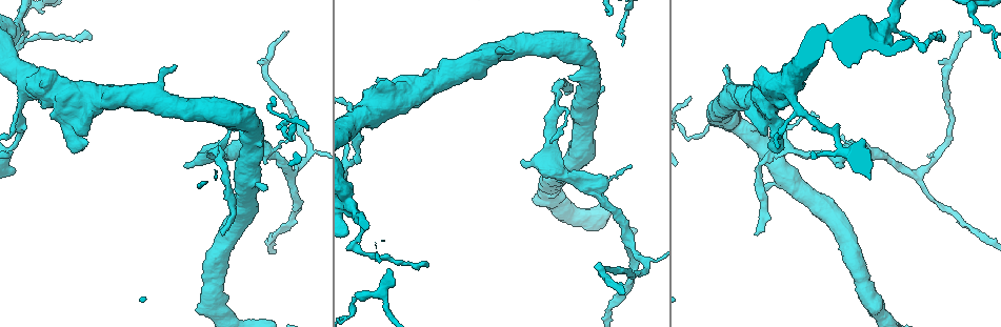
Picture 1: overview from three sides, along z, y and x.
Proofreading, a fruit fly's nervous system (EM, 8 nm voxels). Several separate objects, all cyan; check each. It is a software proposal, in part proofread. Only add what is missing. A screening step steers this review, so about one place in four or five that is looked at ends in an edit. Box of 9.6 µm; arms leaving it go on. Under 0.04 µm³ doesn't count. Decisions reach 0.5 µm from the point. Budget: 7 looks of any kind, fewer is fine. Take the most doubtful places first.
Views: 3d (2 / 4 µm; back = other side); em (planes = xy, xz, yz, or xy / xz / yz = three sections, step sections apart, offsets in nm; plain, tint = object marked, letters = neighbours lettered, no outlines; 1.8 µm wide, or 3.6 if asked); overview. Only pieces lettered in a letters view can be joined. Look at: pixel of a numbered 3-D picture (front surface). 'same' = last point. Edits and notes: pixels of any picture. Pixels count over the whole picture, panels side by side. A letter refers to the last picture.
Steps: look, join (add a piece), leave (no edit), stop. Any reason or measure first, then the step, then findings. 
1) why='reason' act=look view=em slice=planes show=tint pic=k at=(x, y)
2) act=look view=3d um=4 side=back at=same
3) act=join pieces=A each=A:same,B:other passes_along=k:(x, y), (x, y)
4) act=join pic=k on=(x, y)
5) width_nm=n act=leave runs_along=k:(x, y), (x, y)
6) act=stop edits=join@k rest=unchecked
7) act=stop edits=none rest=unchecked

act=look view=3d um=4 pic=1 at=(757, 236)

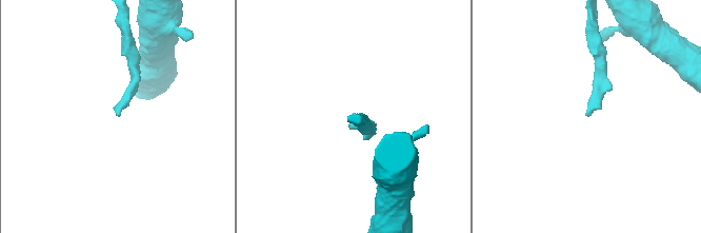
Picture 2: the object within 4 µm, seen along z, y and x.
act=look view=em slice=planes show=letters pic=2 at=(117, 113)

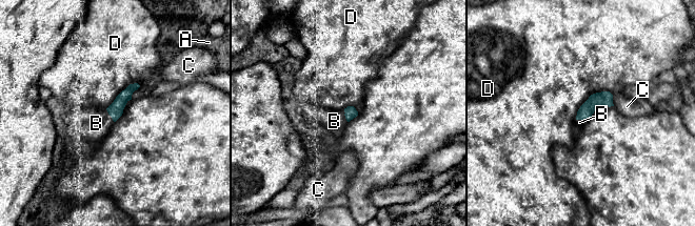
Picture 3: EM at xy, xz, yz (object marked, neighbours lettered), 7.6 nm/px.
act=join pieces=B each=A:other,B:same,C:other,D:other passes_along=3:(116, 108), (110, 115), (96, 123) found='it goes on there'

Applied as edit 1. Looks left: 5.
why='redraw' act=look view=overview

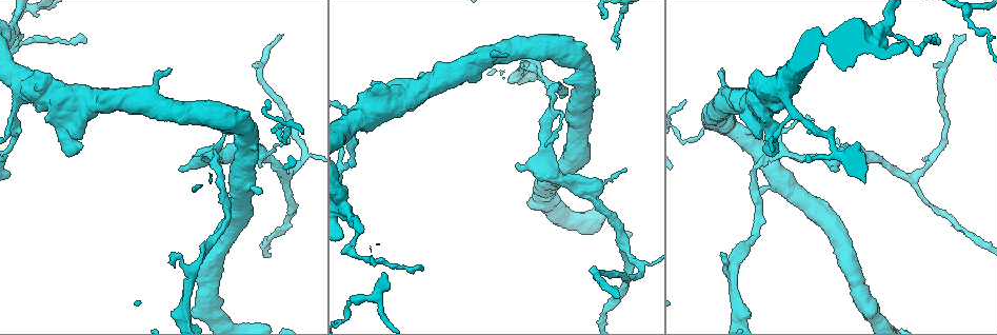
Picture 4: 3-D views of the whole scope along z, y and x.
why='free end' act=look view=3d um=2 pic=4 at=(618, 296)

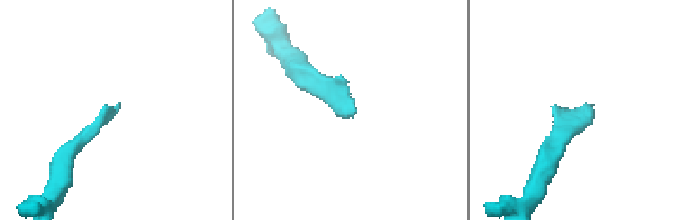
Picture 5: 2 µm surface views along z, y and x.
why='need the tissue' act=look view=em slice=xz step=16 show=letters pic=5 at=(353, 112)

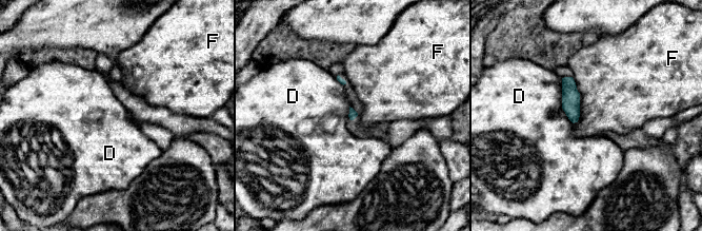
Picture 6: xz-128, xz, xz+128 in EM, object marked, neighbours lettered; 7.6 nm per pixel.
why='cut it another way' act=look view=em slice=planes show=letters at=same

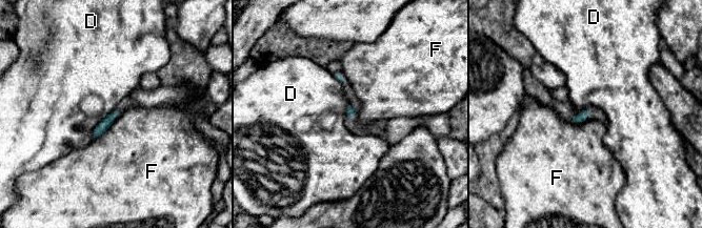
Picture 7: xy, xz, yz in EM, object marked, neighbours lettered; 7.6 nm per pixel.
act=leave each=D:other,F:other border=7:(114, 122), (103, 132), (94, 138) found='no lettered piece goes on from it'

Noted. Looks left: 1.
act=stop edits=join@3 rest=unchecked

